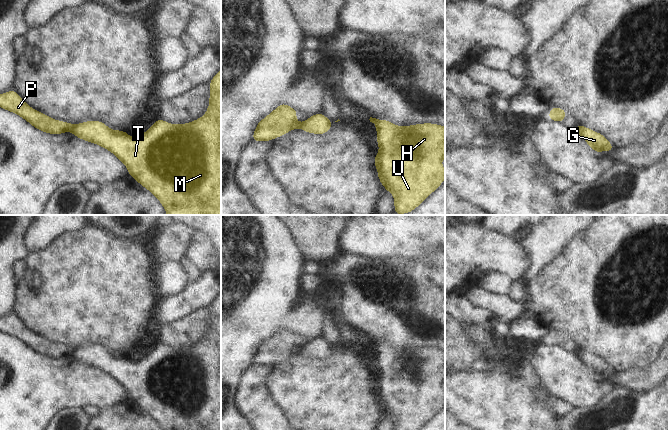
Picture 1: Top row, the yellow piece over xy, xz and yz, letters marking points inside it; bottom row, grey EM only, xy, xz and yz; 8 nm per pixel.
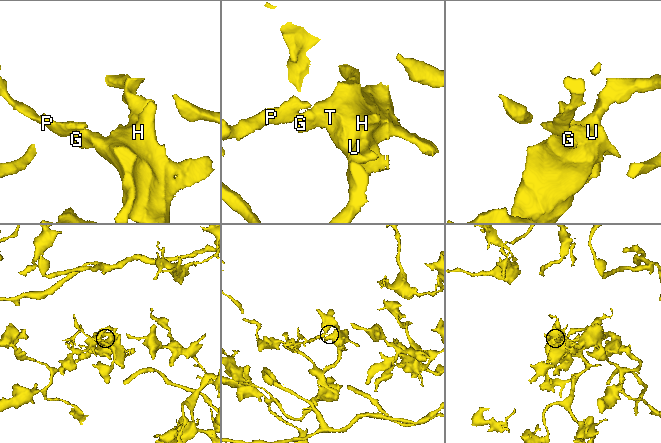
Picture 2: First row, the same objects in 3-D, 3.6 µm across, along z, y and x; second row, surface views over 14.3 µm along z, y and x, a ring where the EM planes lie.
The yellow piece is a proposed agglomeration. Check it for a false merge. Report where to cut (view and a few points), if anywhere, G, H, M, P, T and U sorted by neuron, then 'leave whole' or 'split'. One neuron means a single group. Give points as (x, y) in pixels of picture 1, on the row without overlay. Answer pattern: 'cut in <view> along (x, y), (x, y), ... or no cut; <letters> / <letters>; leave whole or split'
cut in xy along (75, 349), (70, 355); G H M T U / P; split

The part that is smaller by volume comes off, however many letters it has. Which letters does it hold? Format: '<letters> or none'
P

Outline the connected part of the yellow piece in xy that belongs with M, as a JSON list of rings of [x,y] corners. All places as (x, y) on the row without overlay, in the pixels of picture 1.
[[[221,293],[211,303],[209,311],[209,330],[205,338],[194,345],[171,348],[158,342],[136,362],[127,355],[113,354],[99,344],[78,347],[71,357],[110,375],[126,390],[129,400],[149,414],[162,430],[221,430]]]

